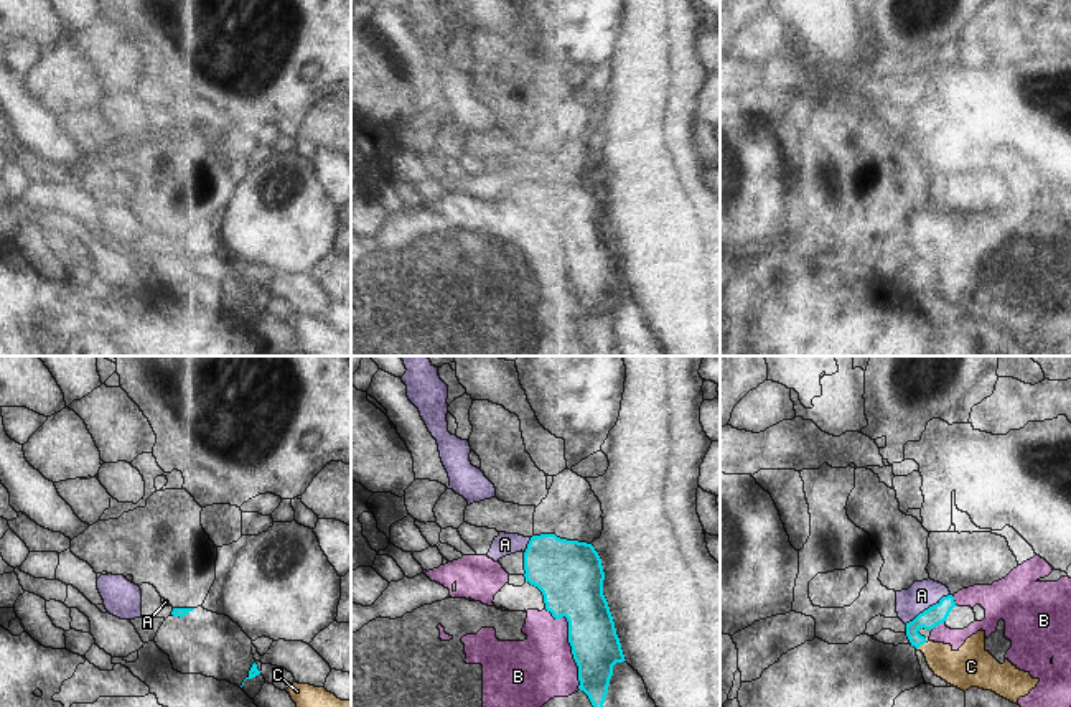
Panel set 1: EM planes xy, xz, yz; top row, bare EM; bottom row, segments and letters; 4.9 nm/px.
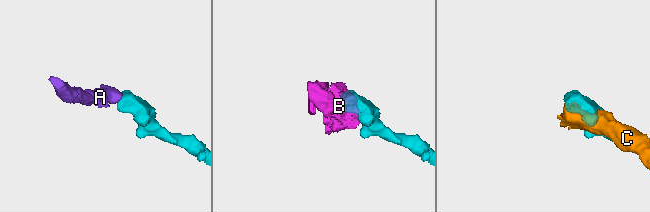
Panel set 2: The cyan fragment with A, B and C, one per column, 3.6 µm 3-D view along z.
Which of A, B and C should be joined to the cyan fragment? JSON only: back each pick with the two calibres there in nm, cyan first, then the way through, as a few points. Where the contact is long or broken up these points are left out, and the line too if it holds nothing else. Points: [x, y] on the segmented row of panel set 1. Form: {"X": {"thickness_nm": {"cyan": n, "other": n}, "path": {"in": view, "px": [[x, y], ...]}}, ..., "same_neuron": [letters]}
{"A": {"thickness_nm": {"cyan": 100, "other": 140}, "path": {"in": "yz", "px": [[938, 613], [928, 608], [921, 595]]}}, "same_neuron": ["A"]}

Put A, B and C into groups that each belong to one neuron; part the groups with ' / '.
A / B C

